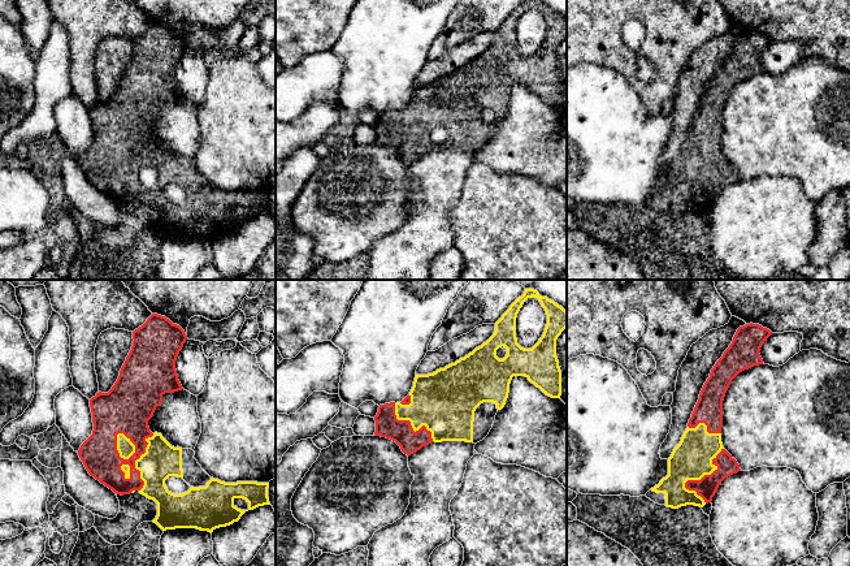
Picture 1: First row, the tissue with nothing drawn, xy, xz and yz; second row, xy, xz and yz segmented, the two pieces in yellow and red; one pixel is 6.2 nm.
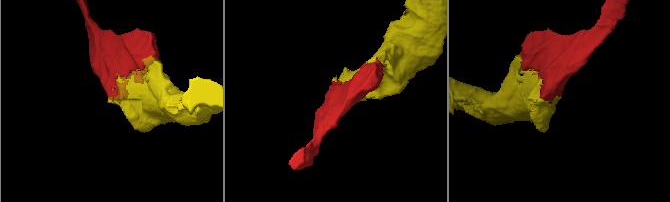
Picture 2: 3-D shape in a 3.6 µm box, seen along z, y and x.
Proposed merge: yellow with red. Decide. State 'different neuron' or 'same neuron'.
same neuron

